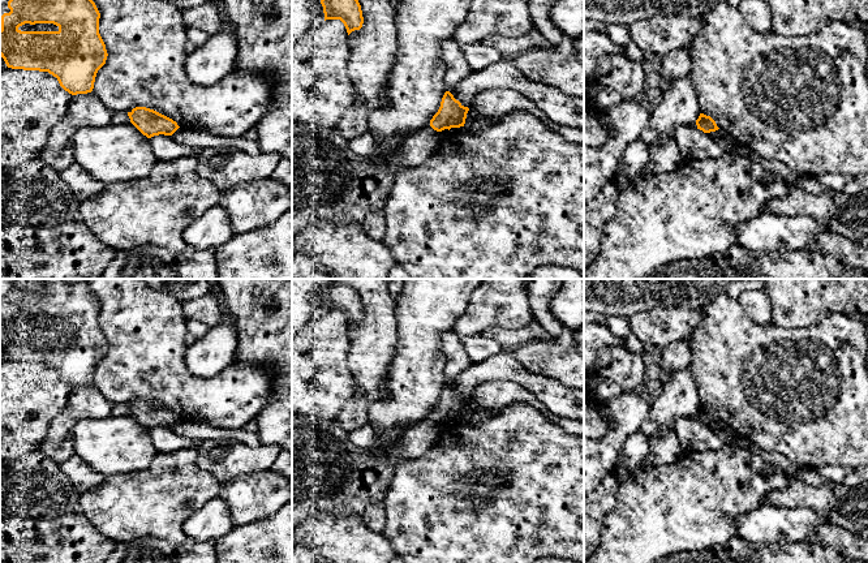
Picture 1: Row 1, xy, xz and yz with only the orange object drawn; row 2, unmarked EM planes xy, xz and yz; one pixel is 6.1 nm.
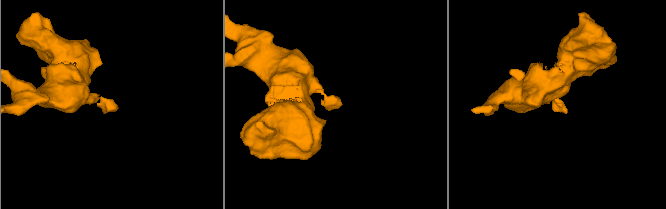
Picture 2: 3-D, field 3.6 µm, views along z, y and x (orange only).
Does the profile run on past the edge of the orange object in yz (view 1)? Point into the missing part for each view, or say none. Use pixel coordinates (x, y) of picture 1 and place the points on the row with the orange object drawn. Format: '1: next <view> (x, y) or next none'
1: next none

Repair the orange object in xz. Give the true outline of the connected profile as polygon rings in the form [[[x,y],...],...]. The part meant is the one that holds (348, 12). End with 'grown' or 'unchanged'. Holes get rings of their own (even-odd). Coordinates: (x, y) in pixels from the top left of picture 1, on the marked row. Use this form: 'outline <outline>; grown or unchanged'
outline [[[321,0],[326,20],[340,20],[348,35],[360,30],[364,23],[362,10],[358,0]]]; unchanged

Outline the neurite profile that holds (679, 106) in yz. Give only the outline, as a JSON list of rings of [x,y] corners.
[[[689,76],[666,85],[661,100],[649,106],[648,125],[657,134],[657,141],[649,145],[649,150],[671,139],[676,126],[687,126],[696,123],[700,113],[697,90]]]

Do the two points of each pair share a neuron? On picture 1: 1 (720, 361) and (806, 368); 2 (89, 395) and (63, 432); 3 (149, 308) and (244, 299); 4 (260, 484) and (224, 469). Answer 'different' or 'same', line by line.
1: same
2: same
3: different
4: different

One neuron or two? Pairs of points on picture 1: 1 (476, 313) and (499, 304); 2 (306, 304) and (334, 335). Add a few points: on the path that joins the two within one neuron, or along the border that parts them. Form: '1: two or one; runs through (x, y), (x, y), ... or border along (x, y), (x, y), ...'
1: one; runs through (481, 313), (494, 304)
2: two; border along (323, 312), (305, 326)

